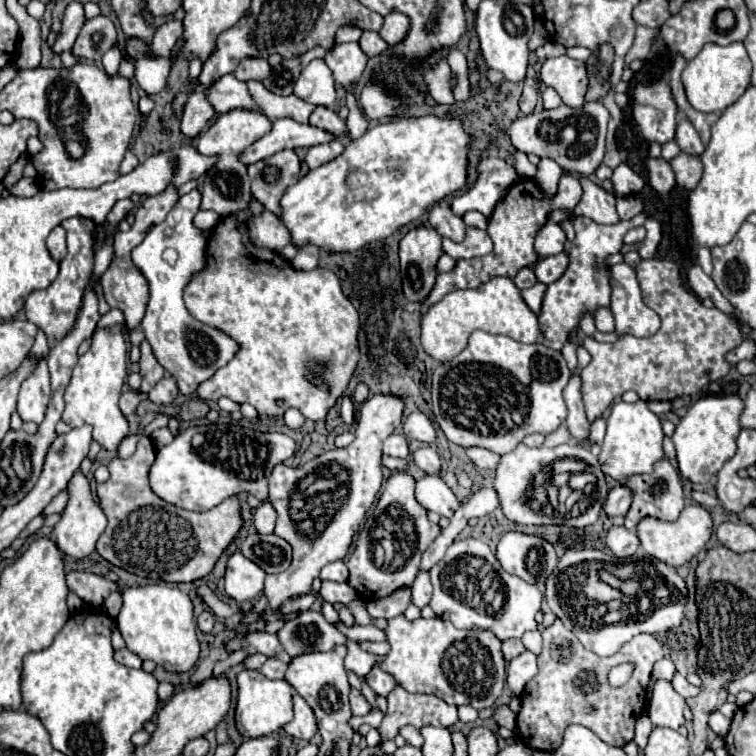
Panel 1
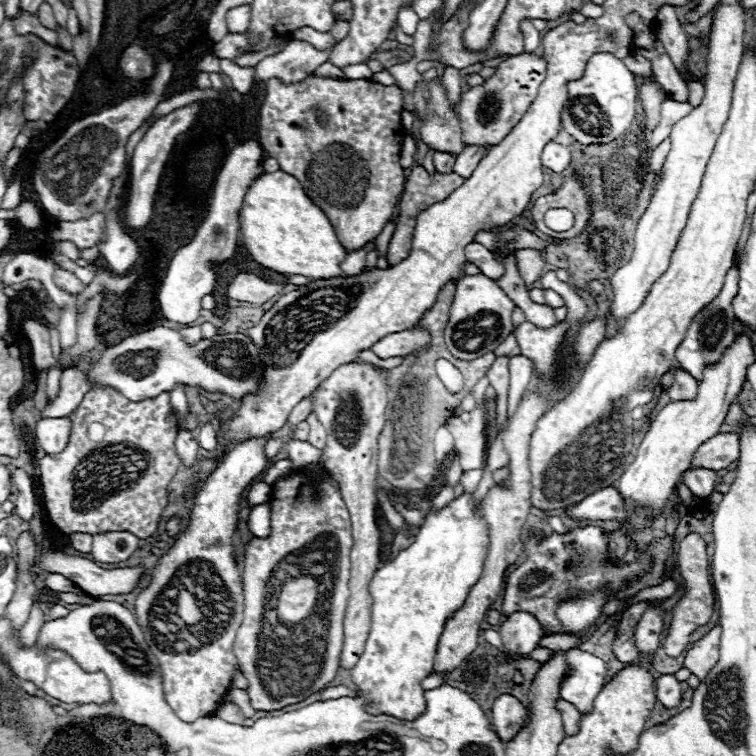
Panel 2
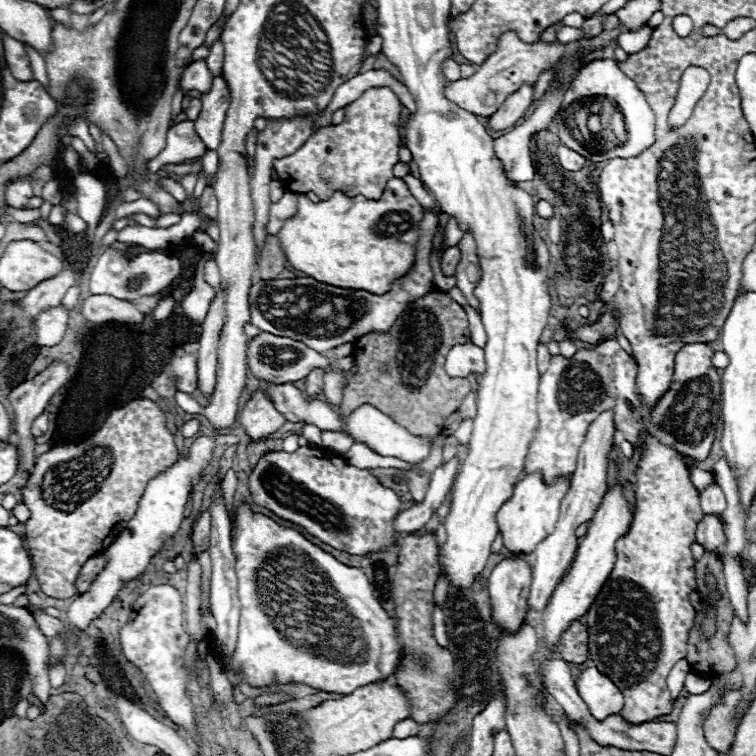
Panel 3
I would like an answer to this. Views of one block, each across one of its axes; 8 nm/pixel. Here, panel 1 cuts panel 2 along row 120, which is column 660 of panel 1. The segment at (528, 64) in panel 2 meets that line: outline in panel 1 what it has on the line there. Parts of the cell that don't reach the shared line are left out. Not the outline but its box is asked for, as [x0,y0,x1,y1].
[624,460,684,530]

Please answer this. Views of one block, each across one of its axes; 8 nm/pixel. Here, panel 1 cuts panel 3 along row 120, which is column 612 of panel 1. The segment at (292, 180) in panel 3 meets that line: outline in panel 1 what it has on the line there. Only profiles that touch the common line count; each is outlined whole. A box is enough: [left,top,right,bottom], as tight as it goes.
[580,258,744,422]

